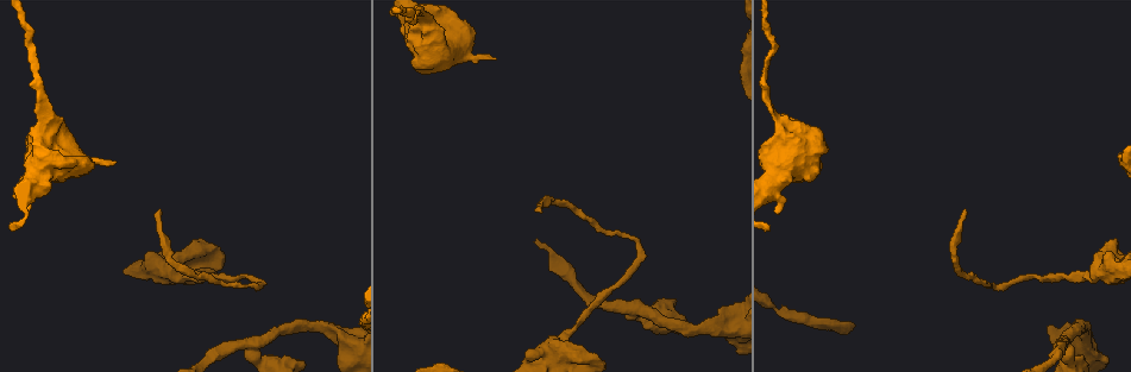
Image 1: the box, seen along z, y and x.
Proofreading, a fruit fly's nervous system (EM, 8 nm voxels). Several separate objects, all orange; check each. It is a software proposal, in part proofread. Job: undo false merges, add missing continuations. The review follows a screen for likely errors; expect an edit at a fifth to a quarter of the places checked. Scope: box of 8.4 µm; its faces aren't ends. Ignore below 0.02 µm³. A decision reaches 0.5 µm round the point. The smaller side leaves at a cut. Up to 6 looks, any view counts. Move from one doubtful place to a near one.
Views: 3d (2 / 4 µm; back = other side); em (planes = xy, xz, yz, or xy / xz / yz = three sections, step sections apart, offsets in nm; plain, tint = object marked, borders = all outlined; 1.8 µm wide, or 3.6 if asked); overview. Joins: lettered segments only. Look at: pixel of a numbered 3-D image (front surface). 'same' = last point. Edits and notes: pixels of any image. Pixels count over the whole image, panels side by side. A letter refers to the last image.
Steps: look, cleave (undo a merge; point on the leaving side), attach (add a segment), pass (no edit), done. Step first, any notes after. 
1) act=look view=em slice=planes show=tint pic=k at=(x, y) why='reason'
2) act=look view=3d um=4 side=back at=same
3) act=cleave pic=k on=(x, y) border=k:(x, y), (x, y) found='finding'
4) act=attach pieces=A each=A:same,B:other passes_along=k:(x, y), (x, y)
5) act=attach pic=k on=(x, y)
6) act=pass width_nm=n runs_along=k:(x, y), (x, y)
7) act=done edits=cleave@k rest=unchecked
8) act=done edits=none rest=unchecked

act=look view=em slice=planes show=borders pic=1 at=(114, 163) why='tapers out'

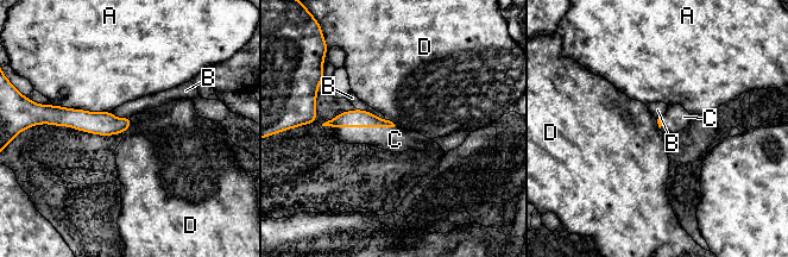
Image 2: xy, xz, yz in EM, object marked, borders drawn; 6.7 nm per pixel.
act=attach pieces=C longest_contact=C:420nm each=A:other,B:other,C:same,D:other found='it goes on there'

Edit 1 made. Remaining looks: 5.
act=look view=overview

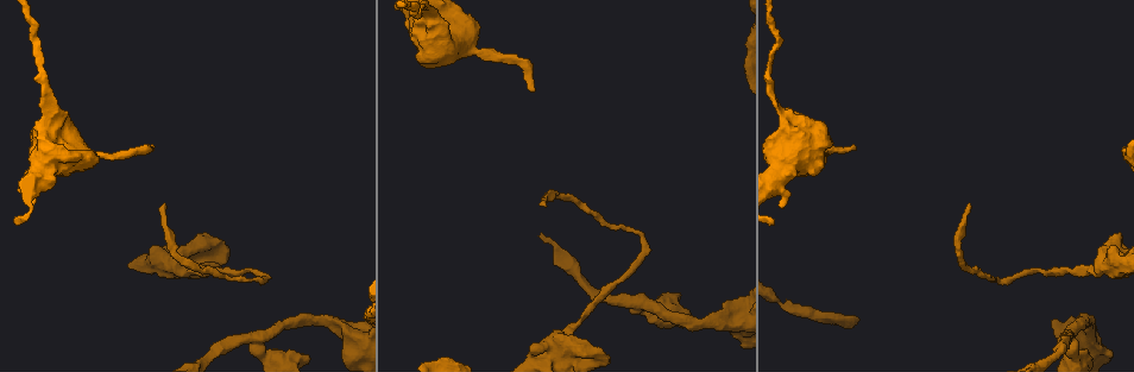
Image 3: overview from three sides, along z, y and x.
act=look view=em slice=planes show=plain pic=3 at=(967, 205) why='free end'

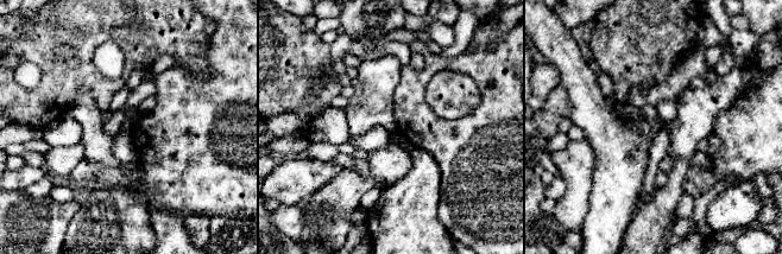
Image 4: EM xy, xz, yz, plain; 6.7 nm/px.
act=look view=em slice=planes show=borders at=same why='see the neighbours'

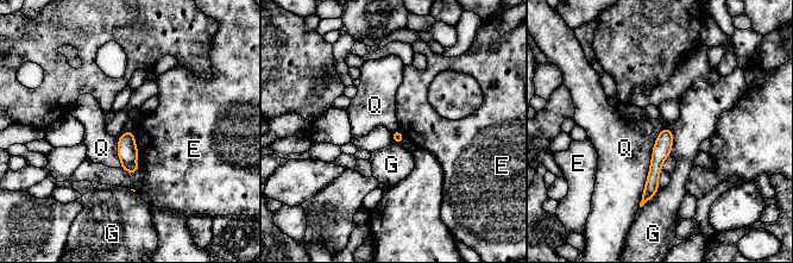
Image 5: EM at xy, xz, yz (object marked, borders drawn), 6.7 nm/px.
act=pass longest_contact=Q:550nm each=E:other,G:other,Q:other border=5:(662, 129), (639, 206) found='none of them fits'

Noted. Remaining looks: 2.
act=look view=em um=3.6 slice=xz step=8 show=borders pic=3 at=(176, 265) why='sharp bend'

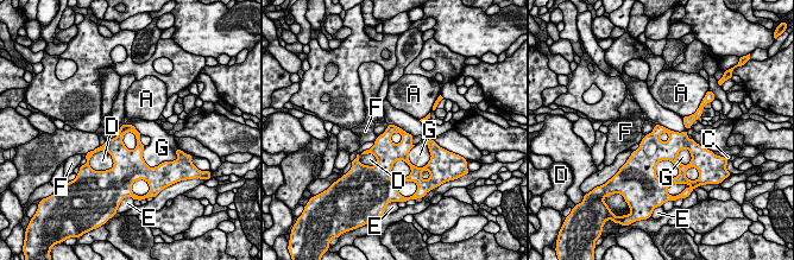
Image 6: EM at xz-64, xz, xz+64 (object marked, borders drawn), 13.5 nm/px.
act=pass each=A:other,C:other,D:other,E:other,F:other,G:other border=6:(655, 124), (678, 132), (686, 131) found='one cell here'

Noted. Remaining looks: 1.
act=done edits=attach@2 rest=unchecked

